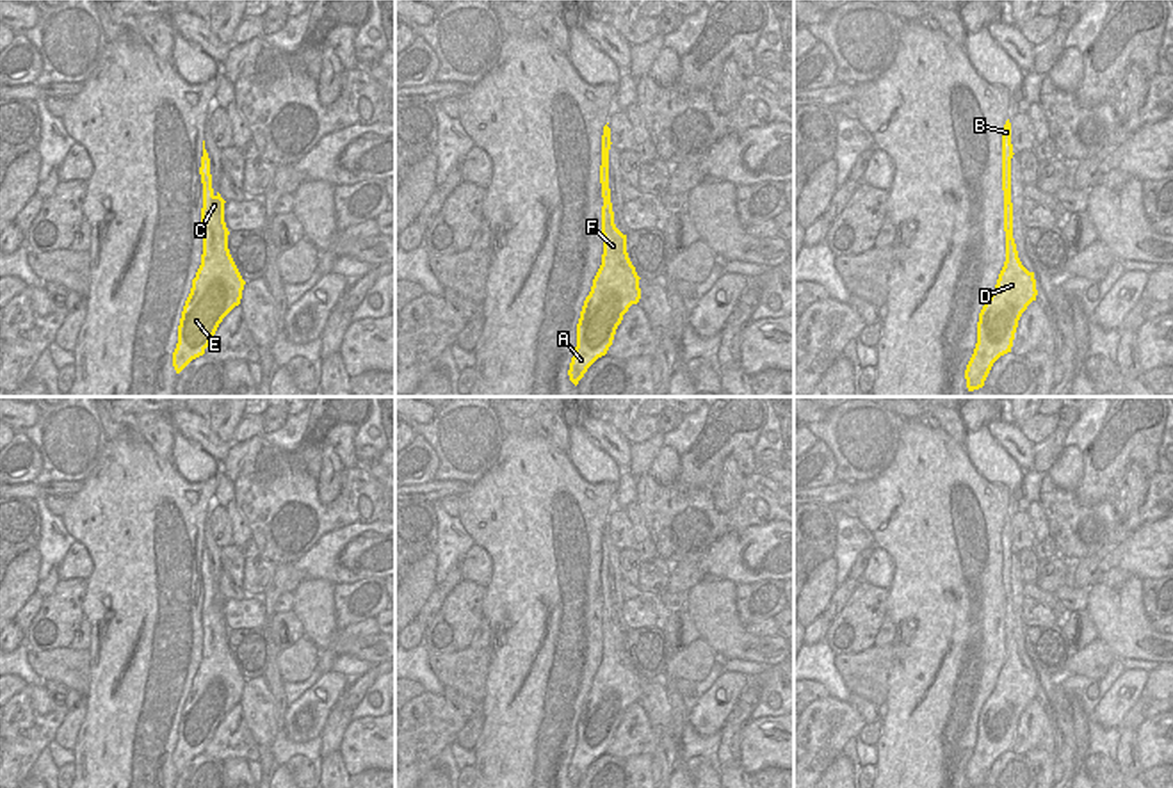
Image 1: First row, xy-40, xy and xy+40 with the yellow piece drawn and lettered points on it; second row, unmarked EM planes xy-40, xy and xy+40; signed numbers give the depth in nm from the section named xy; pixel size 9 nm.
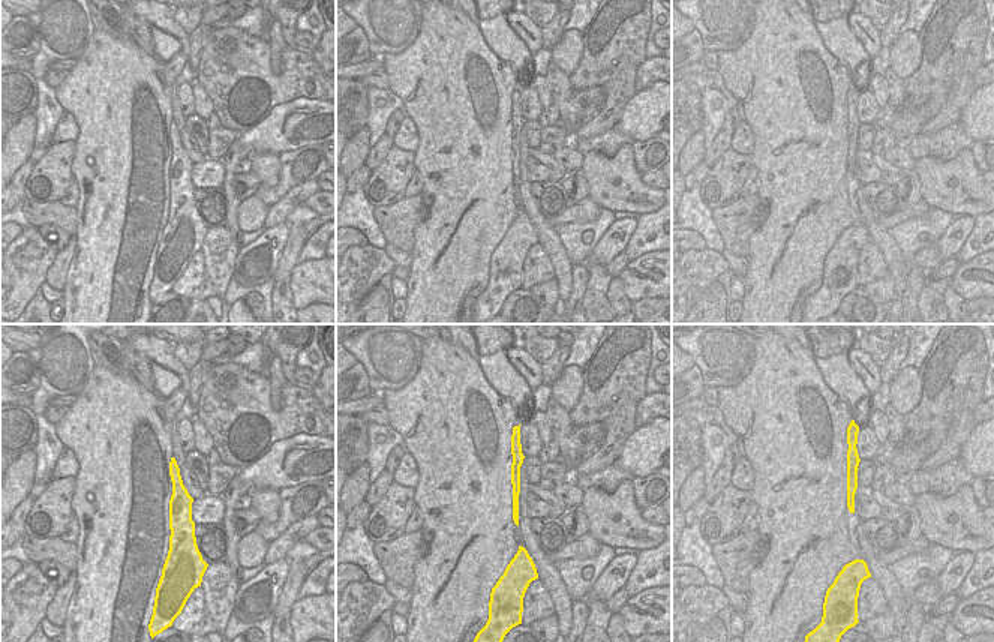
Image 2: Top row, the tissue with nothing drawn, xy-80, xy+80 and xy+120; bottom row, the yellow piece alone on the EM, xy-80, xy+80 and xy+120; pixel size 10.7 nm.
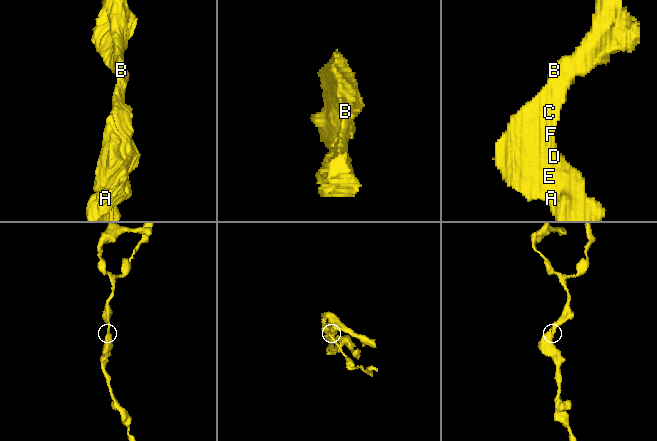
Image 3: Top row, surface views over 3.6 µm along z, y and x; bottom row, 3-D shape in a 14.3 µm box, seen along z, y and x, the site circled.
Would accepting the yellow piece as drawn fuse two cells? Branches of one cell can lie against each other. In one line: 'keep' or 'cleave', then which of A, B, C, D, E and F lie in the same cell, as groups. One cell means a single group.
keep; groups A B C D E F

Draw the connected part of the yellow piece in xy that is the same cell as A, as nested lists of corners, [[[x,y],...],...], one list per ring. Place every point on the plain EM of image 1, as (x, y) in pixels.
[[[611,527],[602,534],[602,663],[593,678],[577,722],[577,745],[570,761],[570,779],[577,784],[587,767],[612,744],[618,724],[632,703],[641,697],[639,674],[627,651],[627,633],[614,623],[609,587]]]

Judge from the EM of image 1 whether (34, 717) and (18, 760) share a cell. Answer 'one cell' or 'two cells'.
one cell

